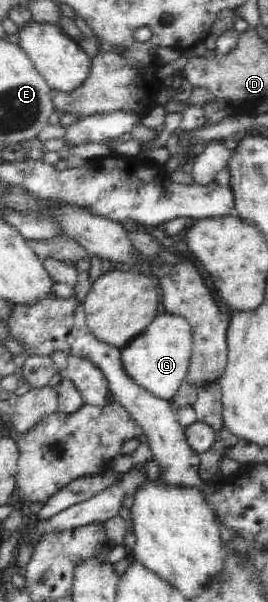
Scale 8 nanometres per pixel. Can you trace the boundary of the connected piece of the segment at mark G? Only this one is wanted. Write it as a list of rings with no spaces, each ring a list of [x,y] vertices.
[[[161,310],[137,339],[122,349],[124,372],[140,388],[163,400],[173,395],[185,382],[193,353],[193,336],[189,324],[180,316]]]

